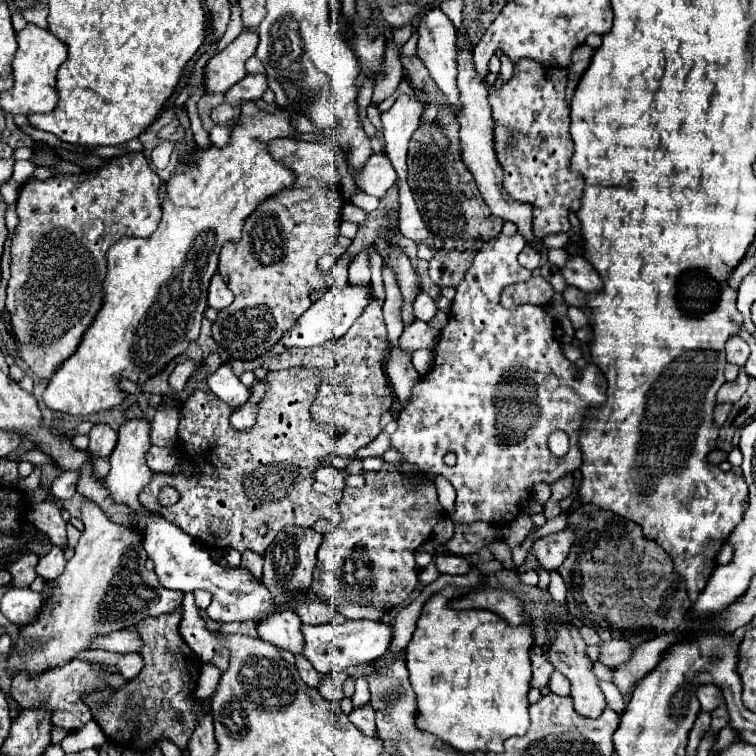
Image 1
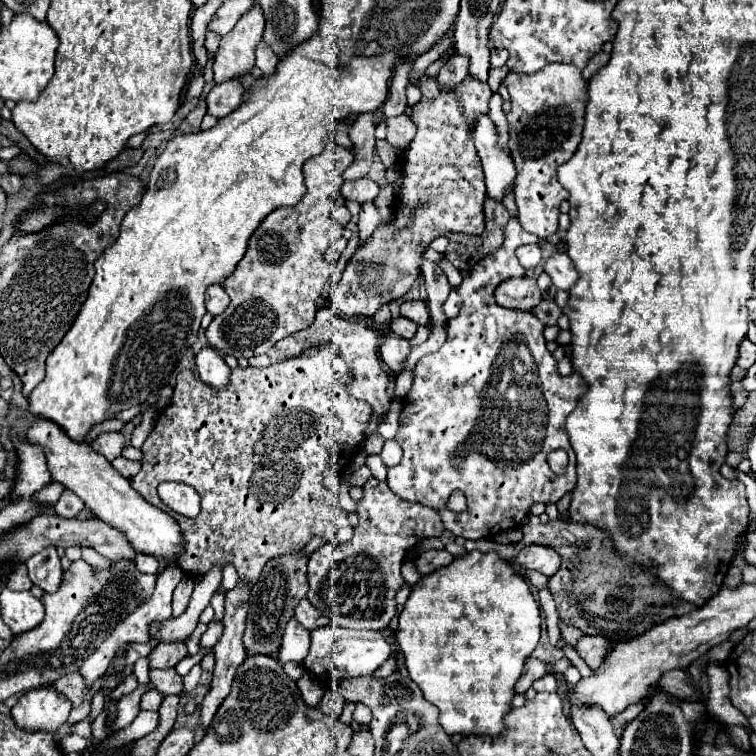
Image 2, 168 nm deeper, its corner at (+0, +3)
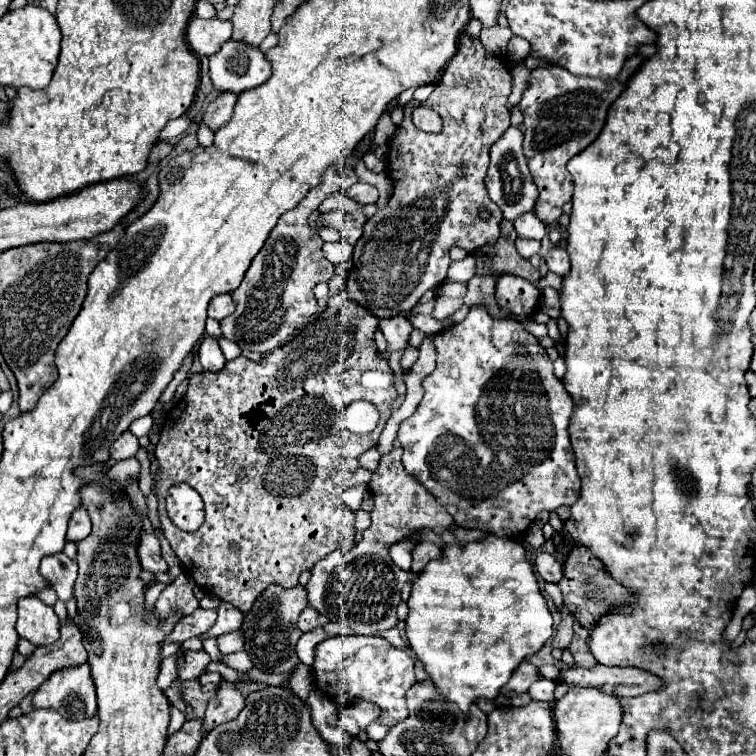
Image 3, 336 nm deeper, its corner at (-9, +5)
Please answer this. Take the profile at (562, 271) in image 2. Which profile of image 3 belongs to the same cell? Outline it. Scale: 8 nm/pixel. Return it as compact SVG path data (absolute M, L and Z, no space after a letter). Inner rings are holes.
M551 247L551 251L547 253L547 257L545 257L545 261L547 261L547 267L549 267L549 271L553 271L553 273L557 273L557 275L565 275L565 273L569 273L569 255L567 255L567 251L565 249L561 249L561 247Z

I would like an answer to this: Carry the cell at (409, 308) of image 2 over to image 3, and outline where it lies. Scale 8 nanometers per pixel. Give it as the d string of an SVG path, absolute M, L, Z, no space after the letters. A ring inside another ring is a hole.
M409 313L407 319L411 321L411 325L413 325L415 329L423 331L425 335L435 335L435 333L439 333L439 331L445 327L443 321L437 321L437 319L433 319L433 317L421 315L421 313Z

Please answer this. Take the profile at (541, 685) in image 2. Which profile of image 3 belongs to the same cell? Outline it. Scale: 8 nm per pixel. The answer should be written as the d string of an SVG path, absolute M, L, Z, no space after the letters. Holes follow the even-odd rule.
M537 679L531 689L529 695L533 701L551 701L553 699L553 691L557 687L557 681L549 681L549 679Z

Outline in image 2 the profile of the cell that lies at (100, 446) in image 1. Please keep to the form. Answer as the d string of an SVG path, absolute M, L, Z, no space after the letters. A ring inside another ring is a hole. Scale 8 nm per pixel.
M110 431L110 433L100 433L94 441L92 441L92 449L100 455L104 455L108 461L116 459L122 455L124 449L124 437L122 433Z

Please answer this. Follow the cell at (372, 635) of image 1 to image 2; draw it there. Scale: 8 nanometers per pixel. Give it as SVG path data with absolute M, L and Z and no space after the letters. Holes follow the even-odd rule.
M326 625L326 627L314 629L310 633L310 639L312 639L312 645L310 645L308 657L304 659L304 669L320 679L324 677L344 679L344 677L356 677L356 675L370 675L390 657L390 647L382 631L354 631L338 625Z

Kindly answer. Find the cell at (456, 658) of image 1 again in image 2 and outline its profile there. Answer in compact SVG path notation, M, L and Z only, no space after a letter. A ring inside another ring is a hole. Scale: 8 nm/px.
M470 551L464 557L456 557L450 565L422 577L414 587L412 593L404 605L404 611L400 613L400 625L398 625L398 645L404 653L404 661L408 667L408 673L412 677L412 681L420 687L420 691L424 693L424 699L428 699L432 705L436 705L440 709L440 717L438 723L444 727L444 731L448 735L490 735L490 737L498 737L506 733L506 715L512 711L512 699L516 695L514 691L514 683L518 683L518 677L524 671L524 661L526 657L536 649L538 639L540 639L540 609L536 599L532 597L532 591L526 583L524 577L518 575L516 567L510 561L500 559L496 553L480 553L480 551Z

